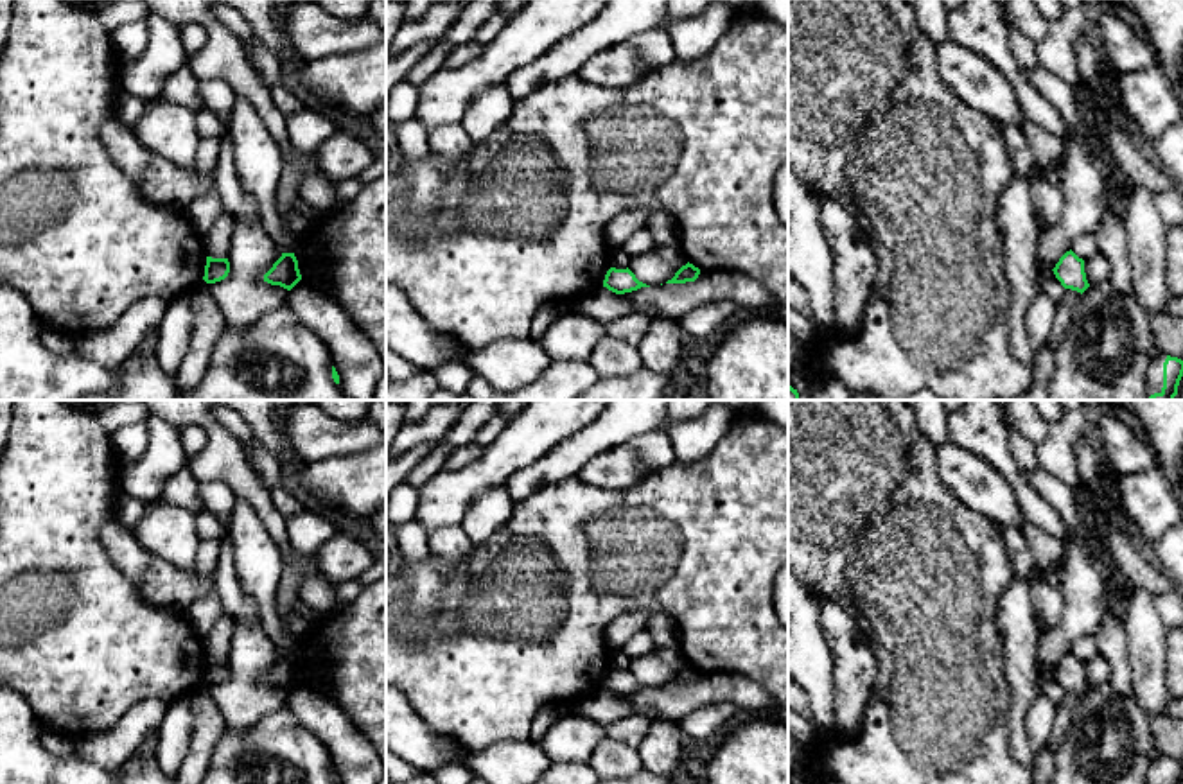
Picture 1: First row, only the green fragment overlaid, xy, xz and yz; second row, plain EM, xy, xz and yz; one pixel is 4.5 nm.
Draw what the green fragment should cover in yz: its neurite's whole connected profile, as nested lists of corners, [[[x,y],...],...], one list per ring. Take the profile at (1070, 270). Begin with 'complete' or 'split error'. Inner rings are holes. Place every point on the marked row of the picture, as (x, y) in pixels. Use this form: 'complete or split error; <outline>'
complete; [[[1072,249],[1059,258],[1052,271],[1065,289],[1082,294],[1090,287],[1084,273],[1084,260]]]

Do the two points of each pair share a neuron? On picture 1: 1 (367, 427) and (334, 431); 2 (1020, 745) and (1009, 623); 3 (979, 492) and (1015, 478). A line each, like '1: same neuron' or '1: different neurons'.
1: same neuron
2: same neuron
3: different neurons

